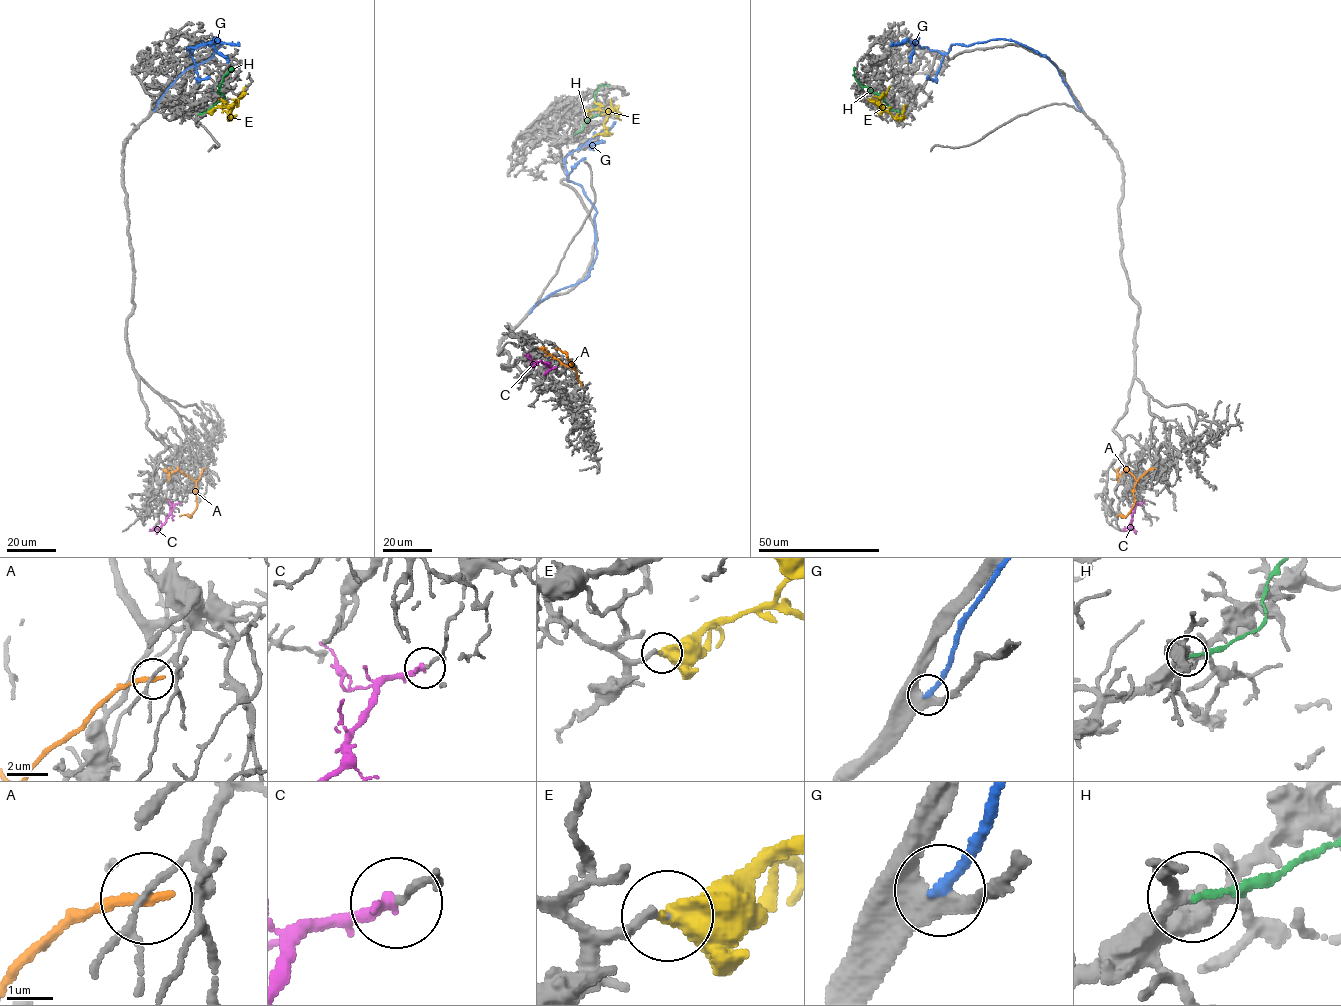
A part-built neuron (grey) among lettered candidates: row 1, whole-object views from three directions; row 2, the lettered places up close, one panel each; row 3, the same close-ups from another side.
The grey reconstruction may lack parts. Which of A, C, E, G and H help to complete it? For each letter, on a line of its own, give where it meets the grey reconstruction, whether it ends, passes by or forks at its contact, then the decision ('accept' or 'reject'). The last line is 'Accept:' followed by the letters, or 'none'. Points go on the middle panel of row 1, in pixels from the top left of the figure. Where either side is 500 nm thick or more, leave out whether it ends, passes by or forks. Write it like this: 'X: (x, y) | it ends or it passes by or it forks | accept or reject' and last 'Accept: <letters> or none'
A: (581, 384) | it ends | reject
C: (556, 367) | it ends | reject
E: (584, 110) | accept
G: (529, 312) | it ends | reject
H: (574, 133) | it ends | reject
Accept: E

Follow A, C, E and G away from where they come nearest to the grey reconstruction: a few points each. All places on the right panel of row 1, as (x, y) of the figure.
A: (1153, 468), (1136, 482), (1131, 511), (1124, 517), (1117, 515)
C: (1136, 503), (1130, 528), (1126, 530), (1124, 526)
E: (879, 112), (878, 107), (900, 118), (906, 105)
G: (1081, 110), (1057, 68), (1015, 41), (954, 44), (941, 54), (909, 40), (890, 45)

